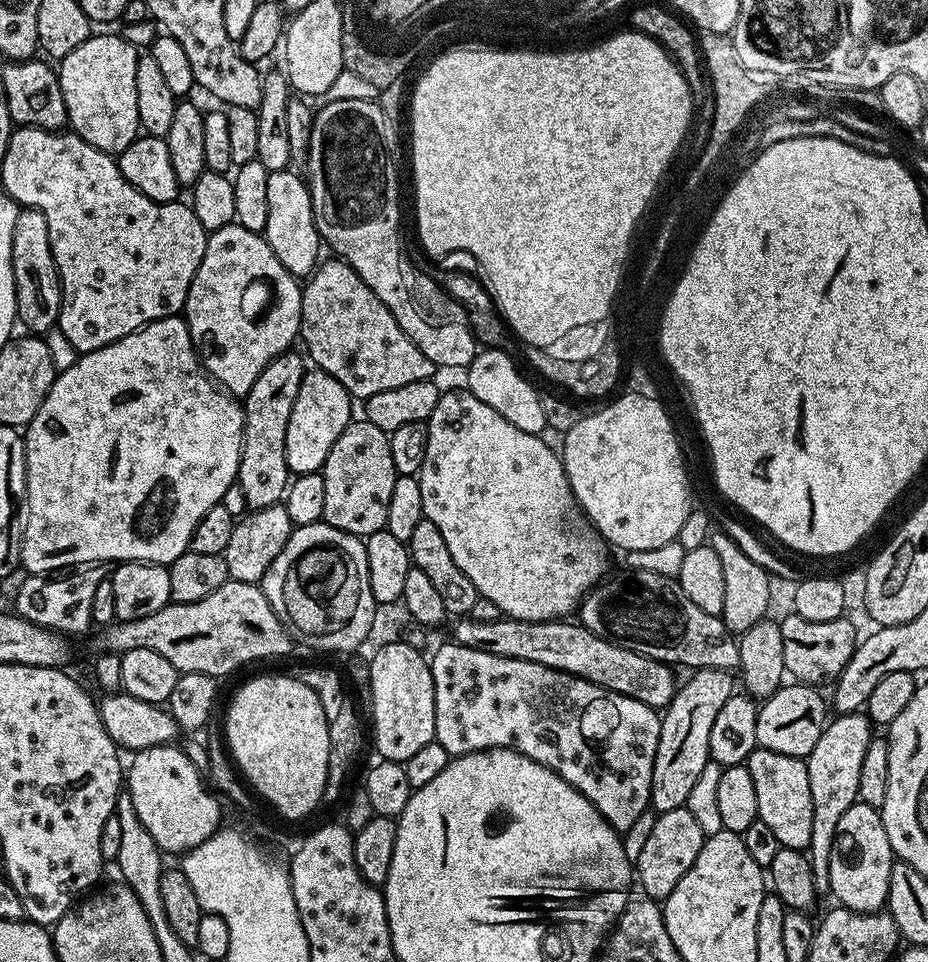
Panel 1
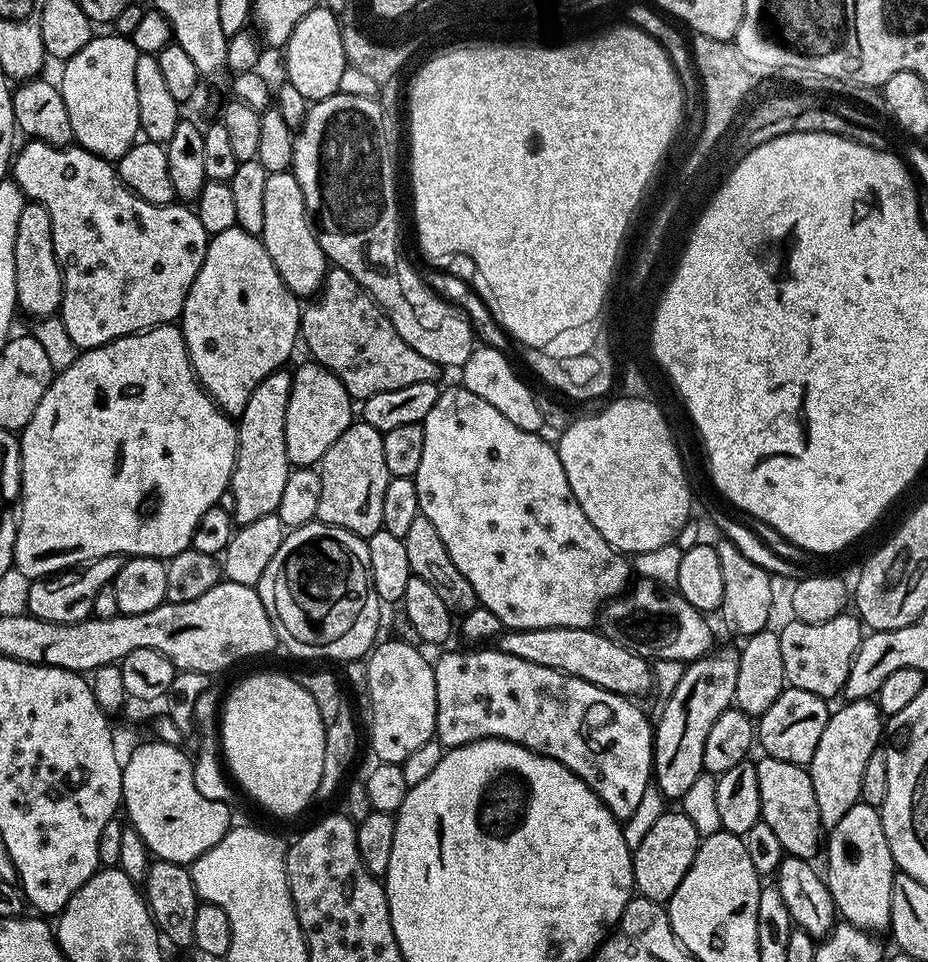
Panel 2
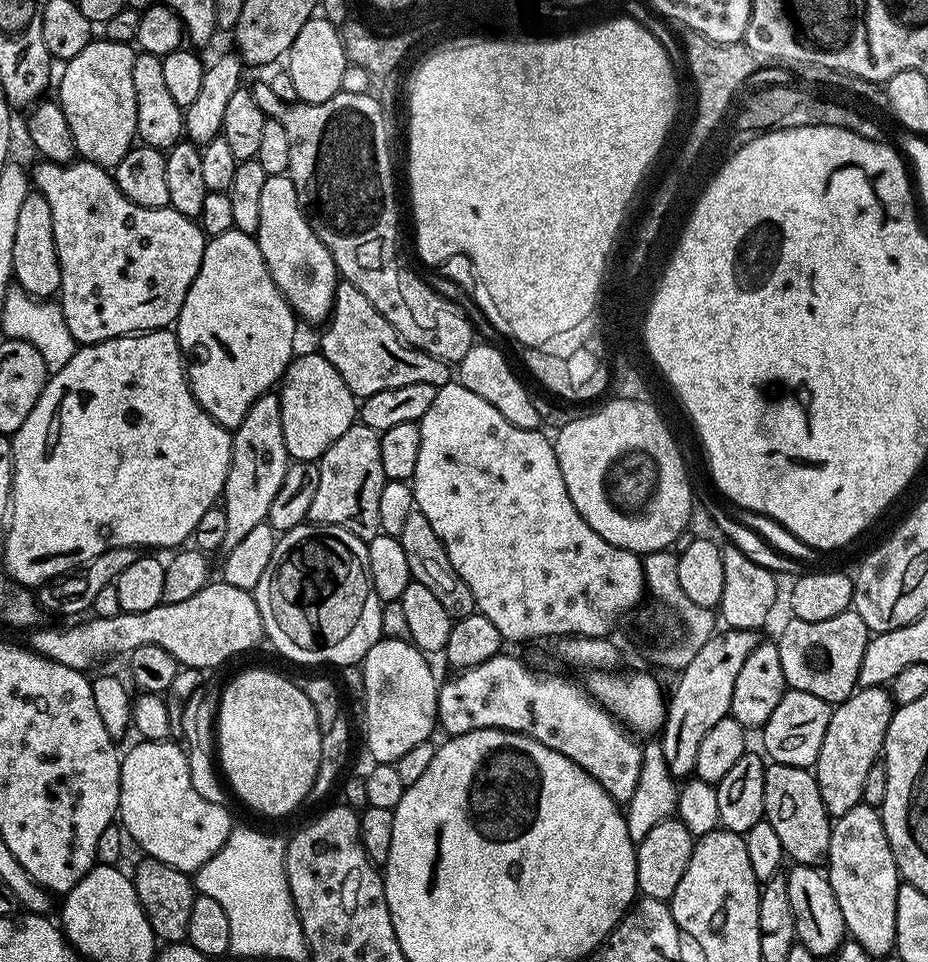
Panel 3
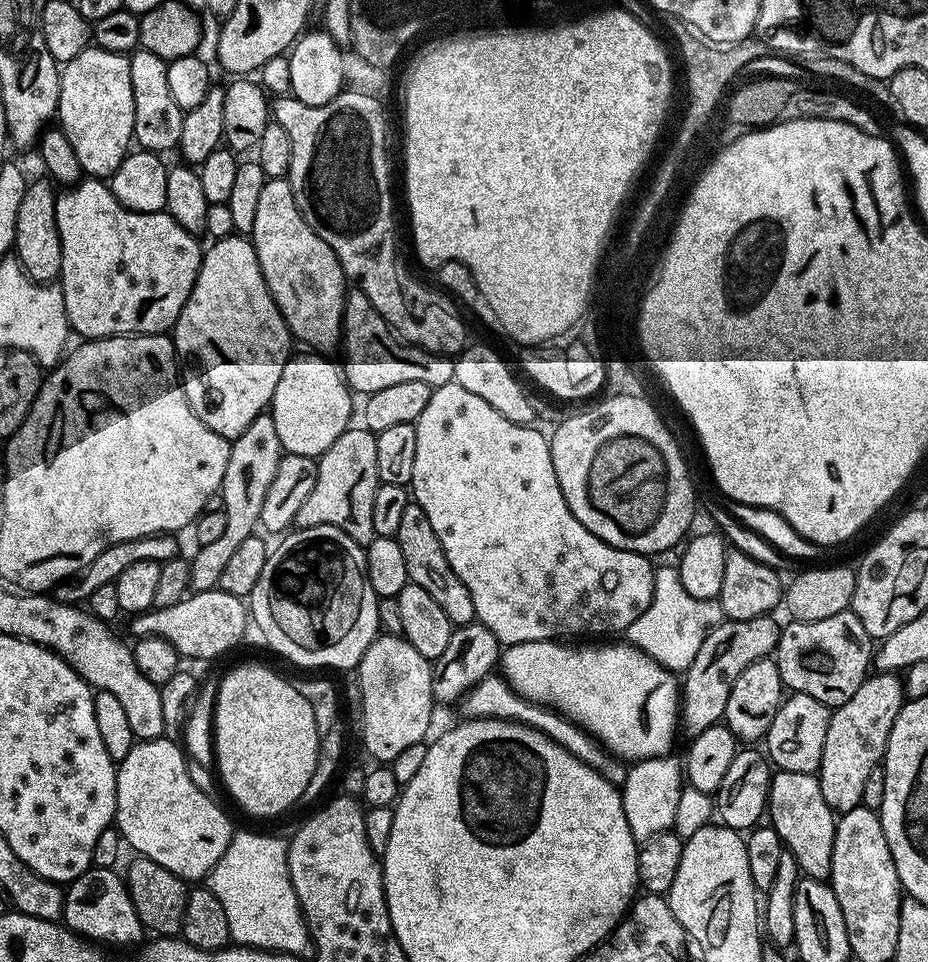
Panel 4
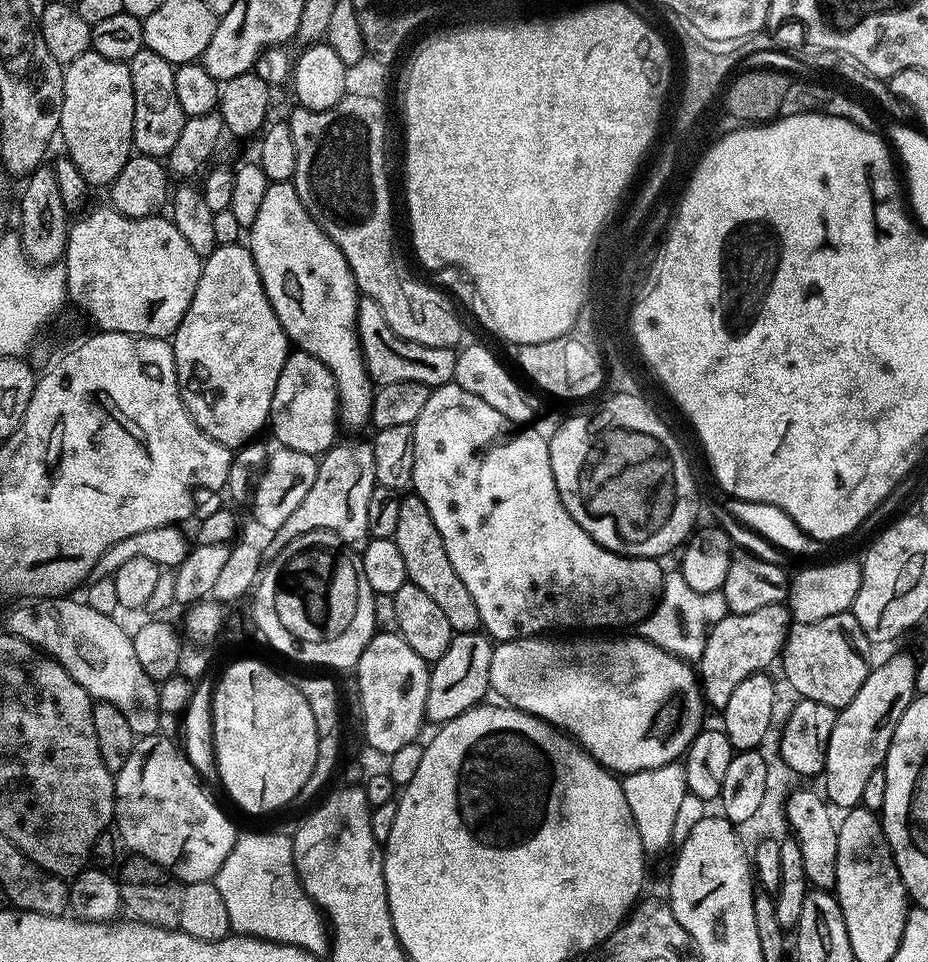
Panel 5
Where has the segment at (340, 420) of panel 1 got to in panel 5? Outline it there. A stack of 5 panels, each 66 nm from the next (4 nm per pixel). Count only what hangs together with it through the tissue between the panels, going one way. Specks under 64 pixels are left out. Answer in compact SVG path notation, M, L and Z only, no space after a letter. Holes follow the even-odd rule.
M289 351L286 362L282 366L282 374L278 374L278 386L274 386L274 398L270 402L268 424L270 432L272 428L272 436L276 439L275 443L279 447L302 450L302 454L319 457L337 443L338 397L336 383L328 367L322 362L318 362L318 358L314 358L309 352Z

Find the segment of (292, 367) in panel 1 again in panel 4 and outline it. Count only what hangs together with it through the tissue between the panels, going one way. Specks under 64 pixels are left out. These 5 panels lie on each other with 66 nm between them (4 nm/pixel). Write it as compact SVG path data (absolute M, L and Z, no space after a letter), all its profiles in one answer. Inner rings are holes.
M271 415L259 416L250 424L237 440L231 441L230 458L226 462L226 474L222 485L224 504L222 511L226 514L226 534L218 538L218 542L199 545L195 550L196 557L191 557L188 566L187 587L192 592L211 592L219 585L222 570L229 559L257 531L262 512L262 502L266 500L266 490L270 490L270 482L274 482L274 474L278 470L278 462L282 449L278 442L278 430L274 430Z

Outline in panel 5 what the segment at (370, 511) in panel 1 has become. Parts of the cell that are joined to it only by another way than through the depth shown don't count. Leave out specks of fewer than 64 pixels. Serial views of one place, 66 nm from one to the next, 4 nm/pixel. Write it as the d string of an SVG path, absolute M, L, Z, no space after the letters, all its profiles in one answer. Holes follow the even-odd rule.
M337 443L319 457L314 486L310 486L306 498L302 498L298 510L294 510L294 514L290 514L290 518L286 518L286 522L282 522L282 526L278 526L278 530L271 533L269 540L272 541L268 545L263 545L263 555L271 558L281 548L294 542L294 538L317 530L334 533L344 546L363 545L369 539L366 505L370 502L370 494L377 486L371 443Z

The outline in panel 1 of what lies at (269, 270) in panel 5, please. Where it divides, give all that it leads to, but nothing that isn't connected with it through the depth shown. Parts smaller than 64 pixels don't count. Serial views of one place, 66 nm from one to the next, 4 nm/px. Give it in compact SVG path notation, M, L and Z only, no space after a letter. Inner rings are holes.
M292 171L269 172L266 178L266 199L270 205L270 214L266 214L266 226L262 235L274 250L278 262L286 266L291 276L307 278L312 275L321 259L322 241L314 222L312 199L305 177Z

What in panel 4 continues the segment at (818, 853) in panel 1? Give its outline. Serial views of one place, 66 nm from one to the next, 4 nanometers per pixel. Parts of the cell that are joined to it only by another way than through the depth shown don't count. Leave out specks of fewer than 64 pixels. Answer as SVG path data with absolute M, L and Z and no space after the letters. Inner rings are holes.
M895 671L880 672L869 675L862 686L858 686L858 694L833 711L818 769L822 798L826 798L833 813L843 814L861 807L866 778L870 778L870 770L881 767L884 751L888 749L890 730L905 703L903 679Z

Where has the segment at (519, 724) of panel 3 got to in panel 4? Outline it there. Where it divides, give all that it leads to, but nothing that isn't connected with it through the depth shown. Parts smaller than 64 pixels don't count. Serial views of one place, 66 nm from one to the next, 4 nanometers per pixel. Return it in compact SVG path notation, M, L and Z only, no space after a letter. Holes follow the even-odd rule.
M489 674L482 682L478 682L472 687L471 692L462 701L464 707L463 715L468 718L479 718L482 716L493 716L499 720L516 720L520 724L529 724L531 728L536 728L540 732L545 732L549 738L558 742L566 750L577 756L582 762L586 762L607 776L611 784L620 786L624 782L626 771L623 763L610 758L609 753L593 737L589 736L579 724L572 723L566 716L559 712L538 704L525 700L508 685L507 680L500 674Z

